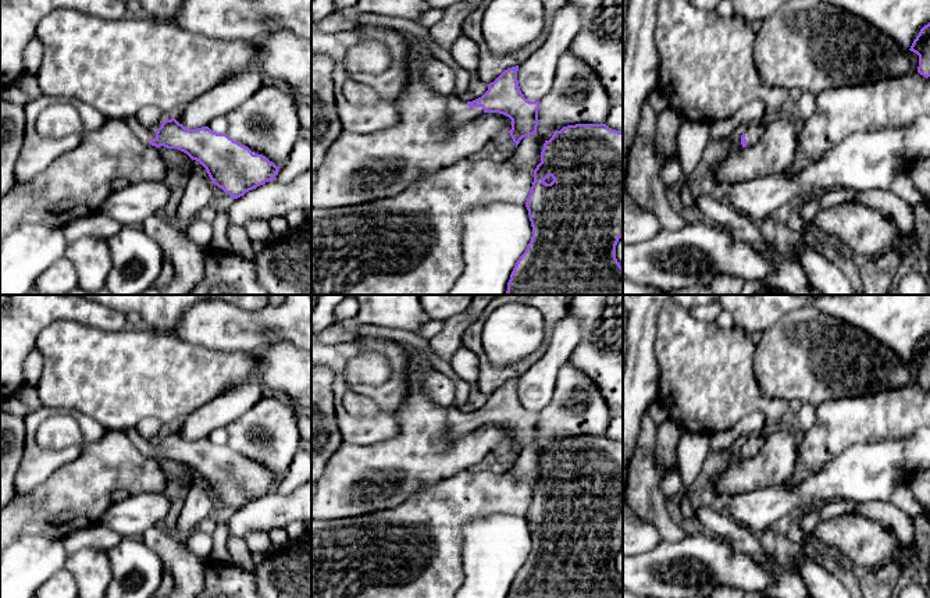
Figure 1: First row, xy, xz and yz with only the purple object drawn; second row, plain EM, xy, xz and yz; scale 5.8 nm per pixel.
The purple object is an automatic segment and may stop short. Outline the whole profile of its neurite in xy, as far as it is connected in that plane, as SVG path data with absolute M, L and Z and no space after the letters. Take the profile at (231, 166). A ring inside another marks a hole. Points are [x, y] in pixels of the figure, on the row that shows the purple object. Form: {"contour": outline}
{"contour": "M135 117L124 121L143 143L178 149L199 161L213 184L234 199L275 179L279 170L266 156L254 154L247 146L209 127L188 129L171 118L160 128L147 129Z"}

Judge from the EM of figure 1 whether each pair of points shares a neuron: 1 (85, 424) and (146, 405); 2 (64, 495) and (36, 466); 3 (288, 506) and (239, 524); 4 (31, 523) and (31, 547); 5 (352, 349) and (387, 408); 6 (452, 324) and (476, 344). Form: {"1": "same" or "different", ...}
{"1": "different", "2": "different", "3": "same", "4": "different", "5": "same", "6": "different"}

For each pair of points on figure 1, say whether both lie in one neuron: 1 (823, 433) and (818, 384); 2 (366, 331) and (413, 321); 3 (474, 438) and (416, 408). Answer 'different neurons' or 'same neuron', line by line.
1: different neurons
2: different neurons
3: same neuron

